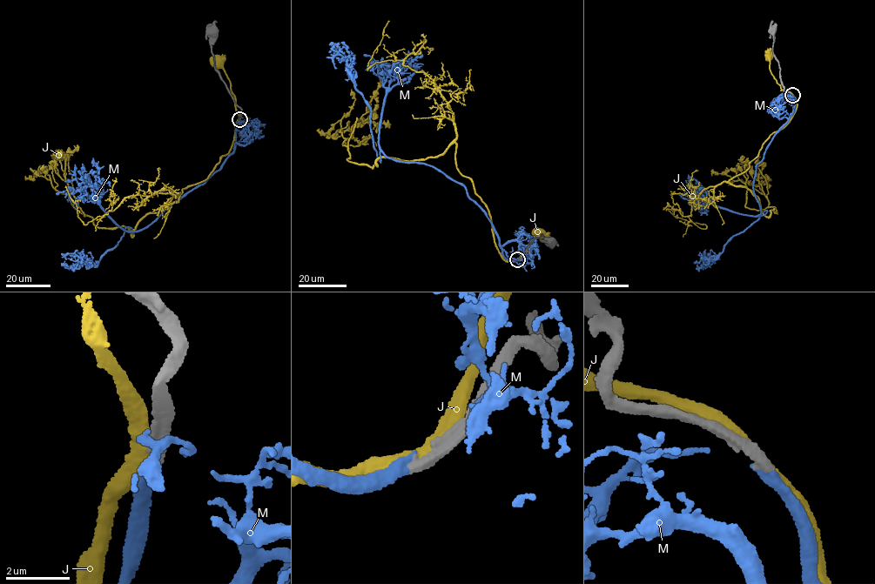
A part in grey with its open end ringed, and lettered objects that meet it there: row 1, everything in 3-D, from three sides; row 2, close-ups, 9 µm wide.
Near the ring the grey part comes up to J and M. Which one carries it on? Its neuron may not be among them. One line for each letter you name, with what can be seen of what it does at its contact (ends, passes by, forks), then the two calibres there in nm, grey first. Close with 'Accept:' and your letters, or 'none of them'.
M: it ends; calibres 400 and 400 nm
Accept: M

